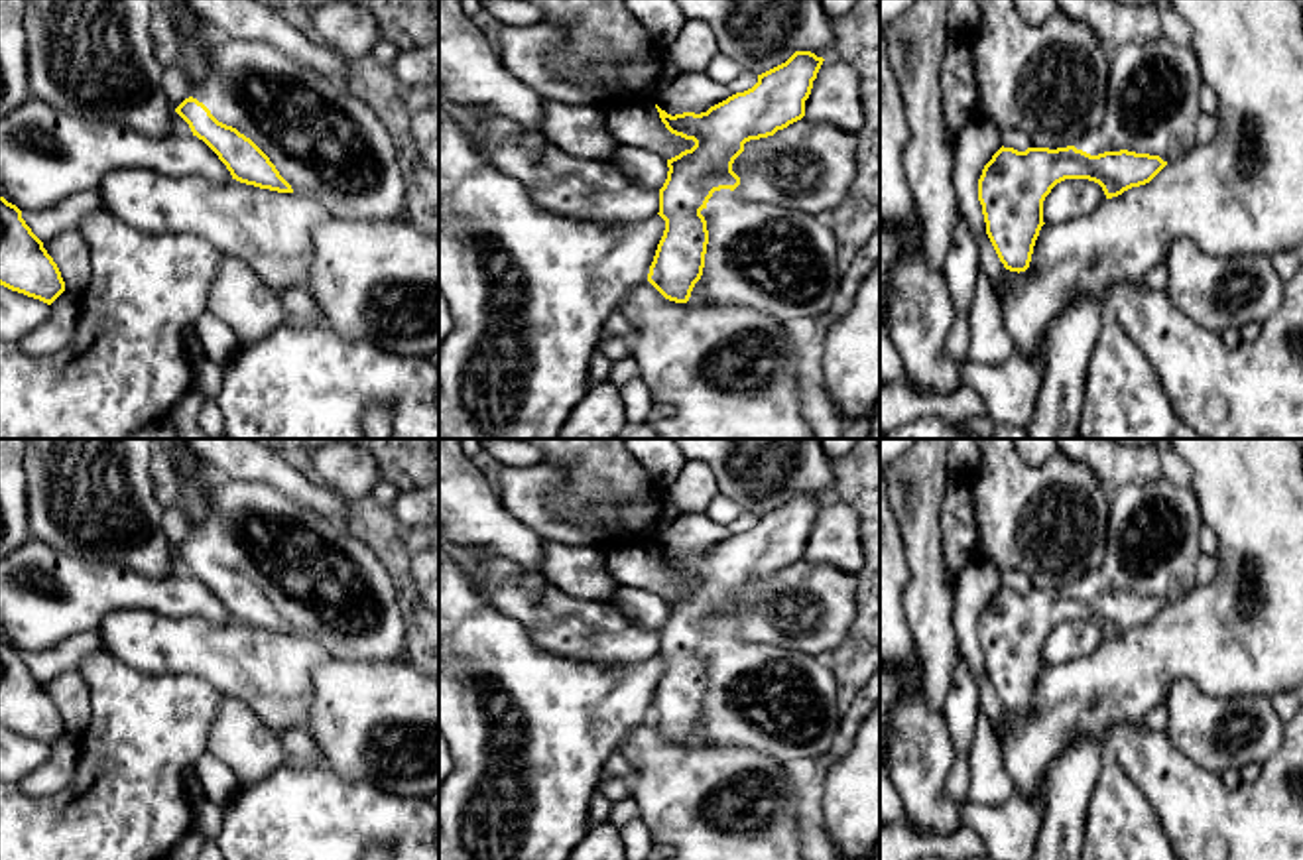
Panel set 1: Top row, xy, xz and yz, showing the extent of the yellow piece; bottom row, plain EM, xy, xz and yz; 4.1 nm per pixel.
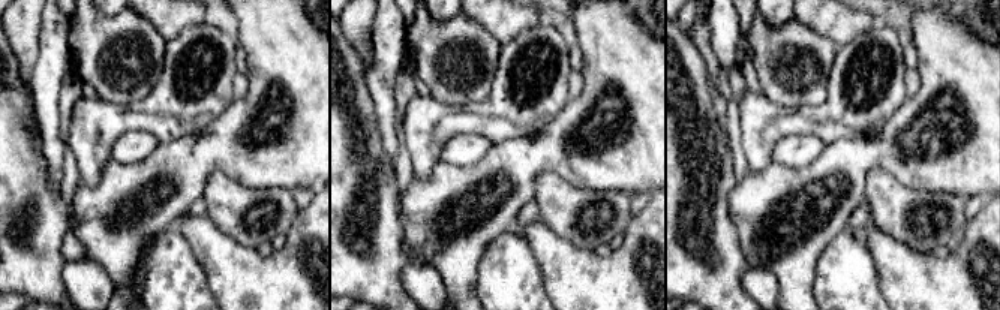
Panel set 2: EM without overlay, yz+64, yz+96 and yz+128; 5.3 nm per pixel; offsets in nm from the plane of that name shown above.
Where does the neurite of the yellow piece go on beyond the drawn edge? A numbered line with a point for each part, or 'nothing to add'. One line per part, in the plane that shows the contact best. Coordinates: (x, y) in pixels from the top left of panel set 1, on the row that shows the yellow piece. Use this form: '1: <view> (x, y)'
1: xz (782, 262)

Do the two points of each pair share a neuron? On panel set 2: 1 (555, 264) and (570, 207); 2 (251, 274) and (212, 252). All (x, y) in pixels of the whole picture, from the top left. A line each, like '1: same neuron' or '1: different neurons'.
1: different neurons
2: same neuron

